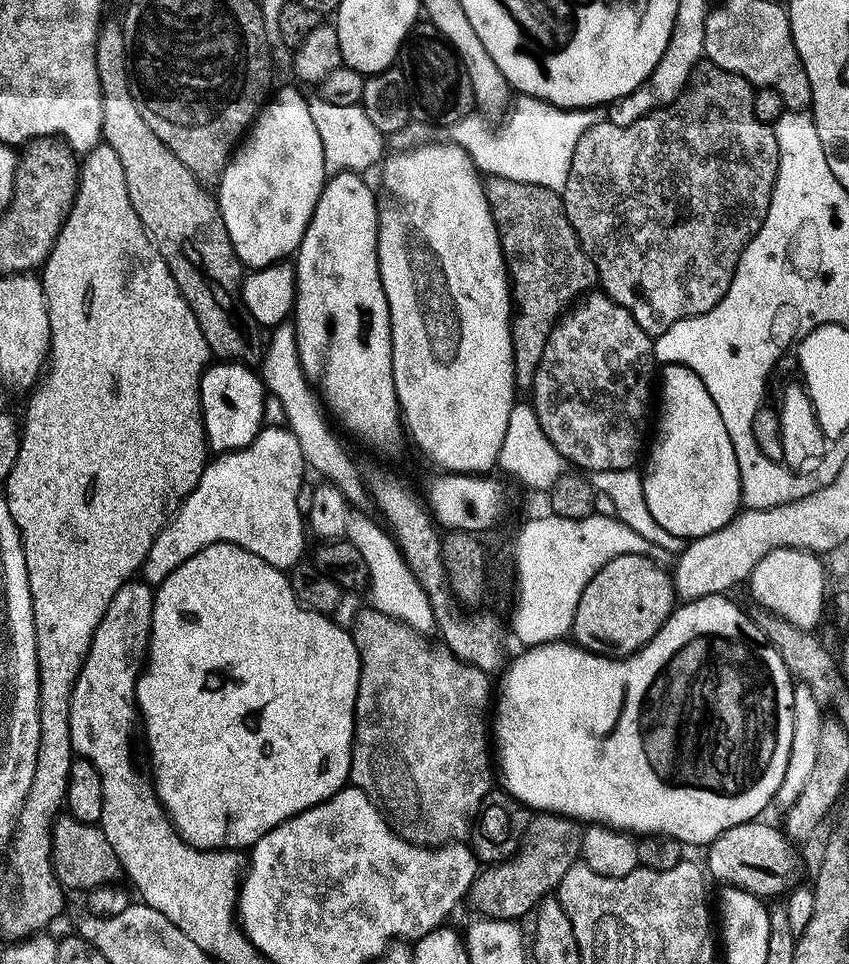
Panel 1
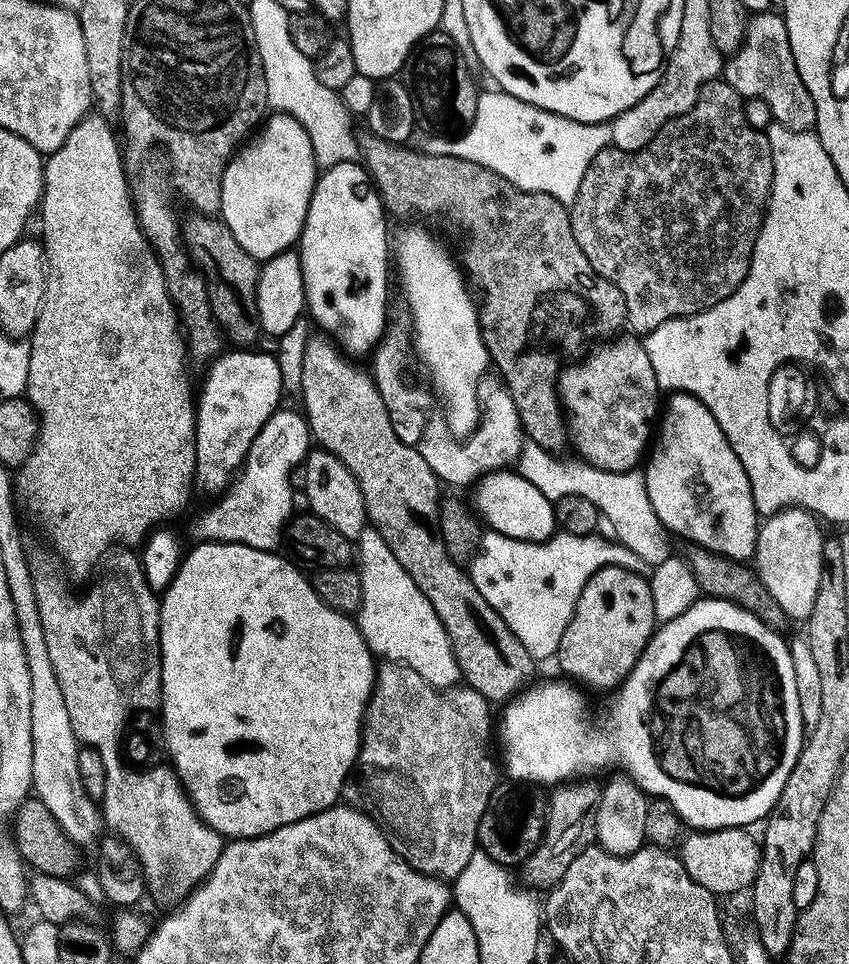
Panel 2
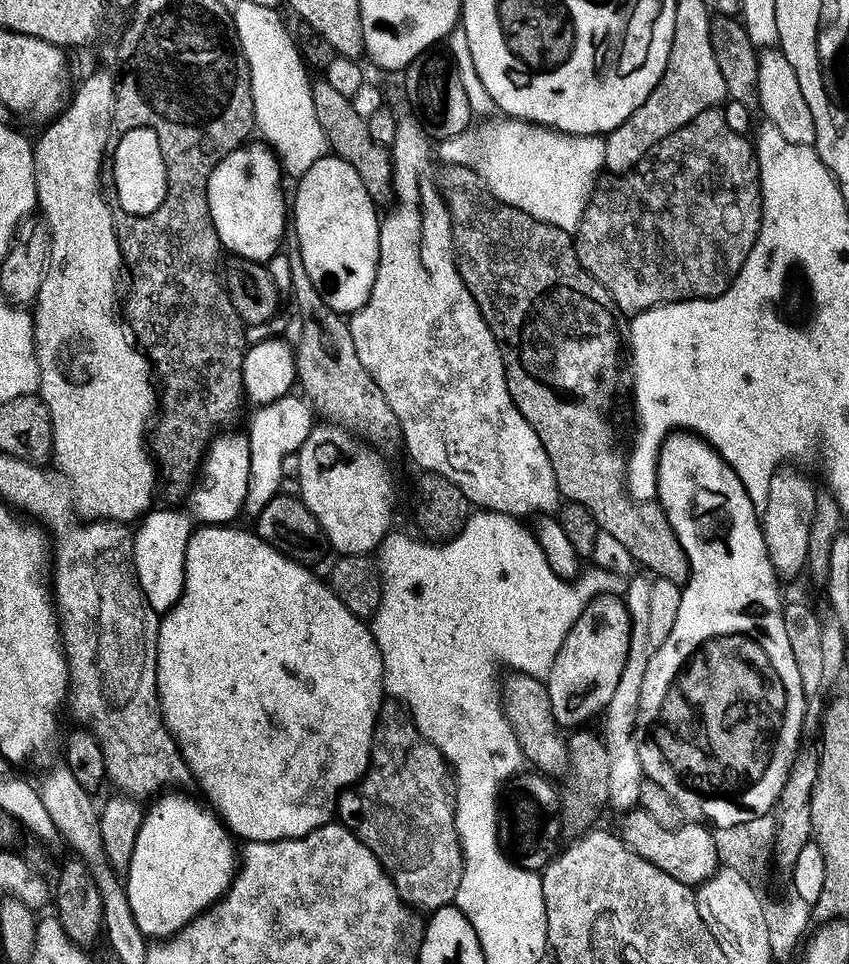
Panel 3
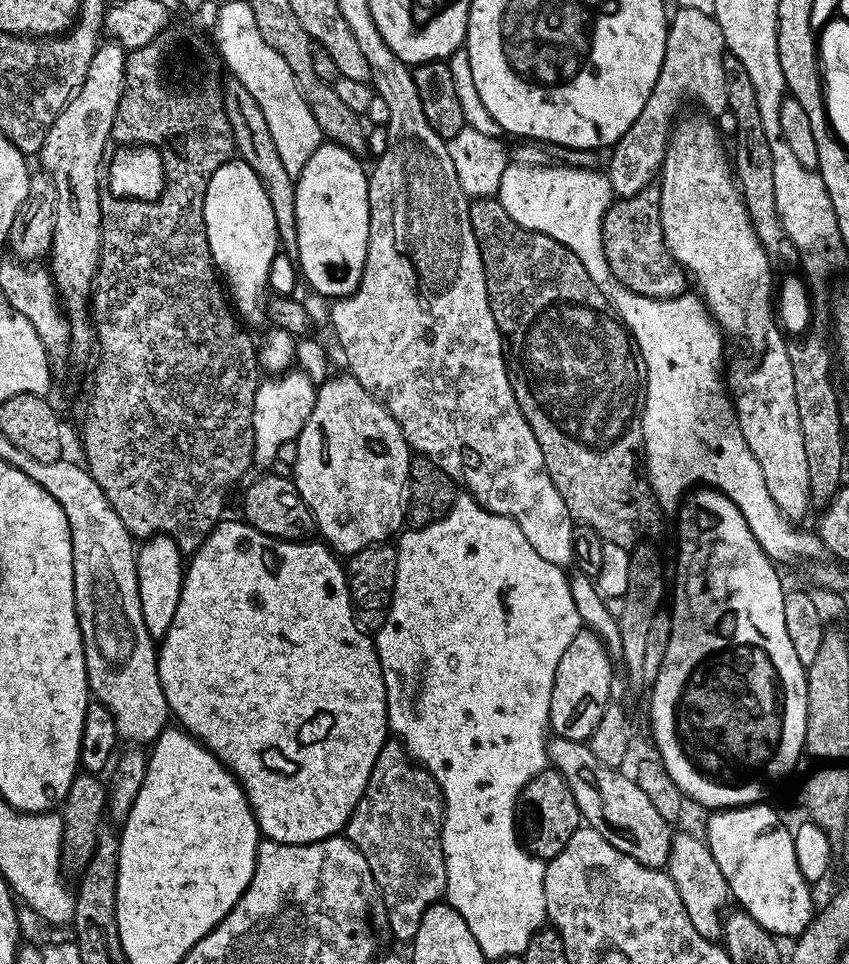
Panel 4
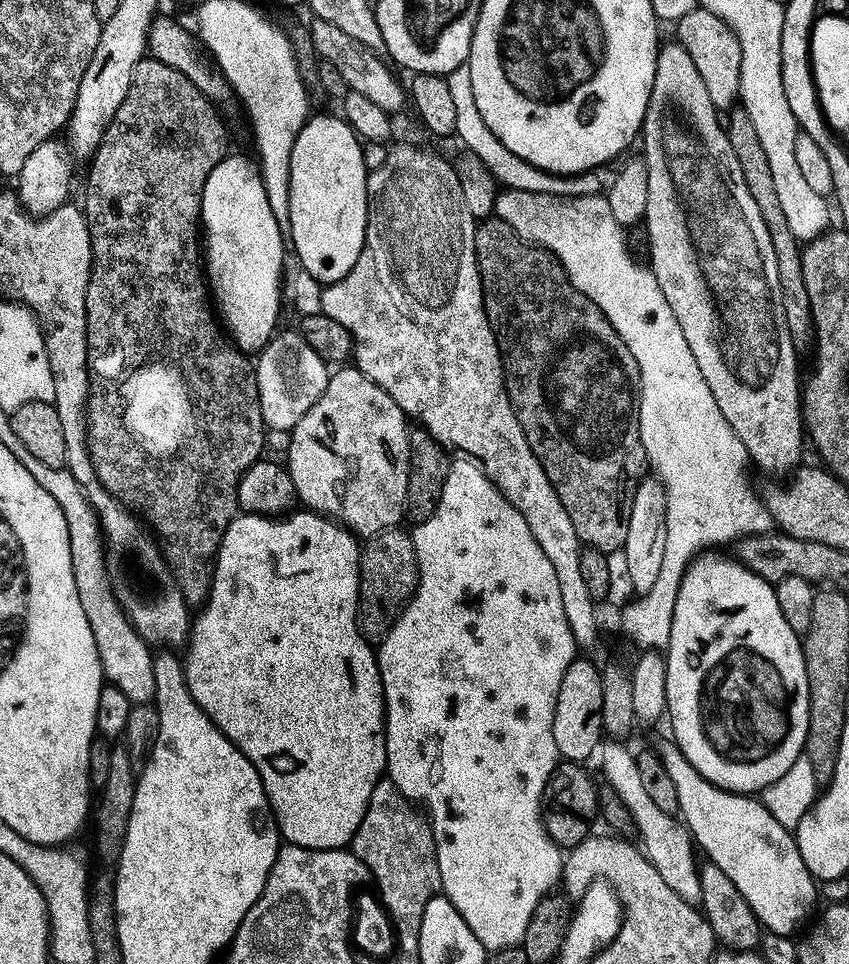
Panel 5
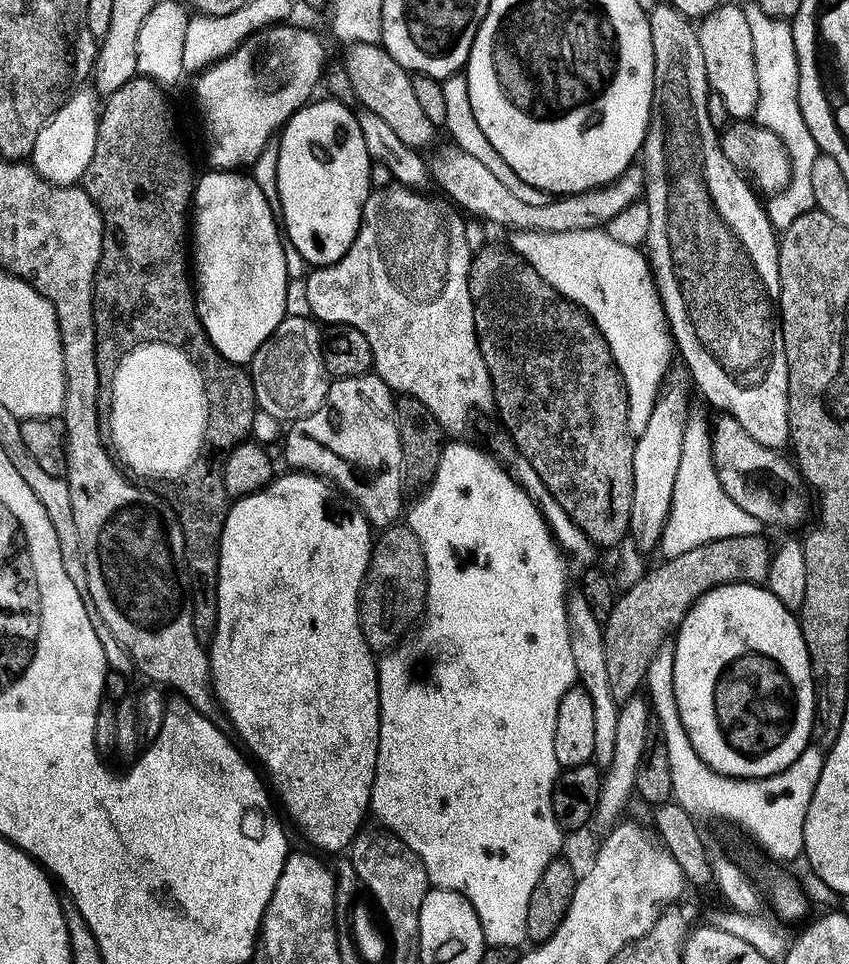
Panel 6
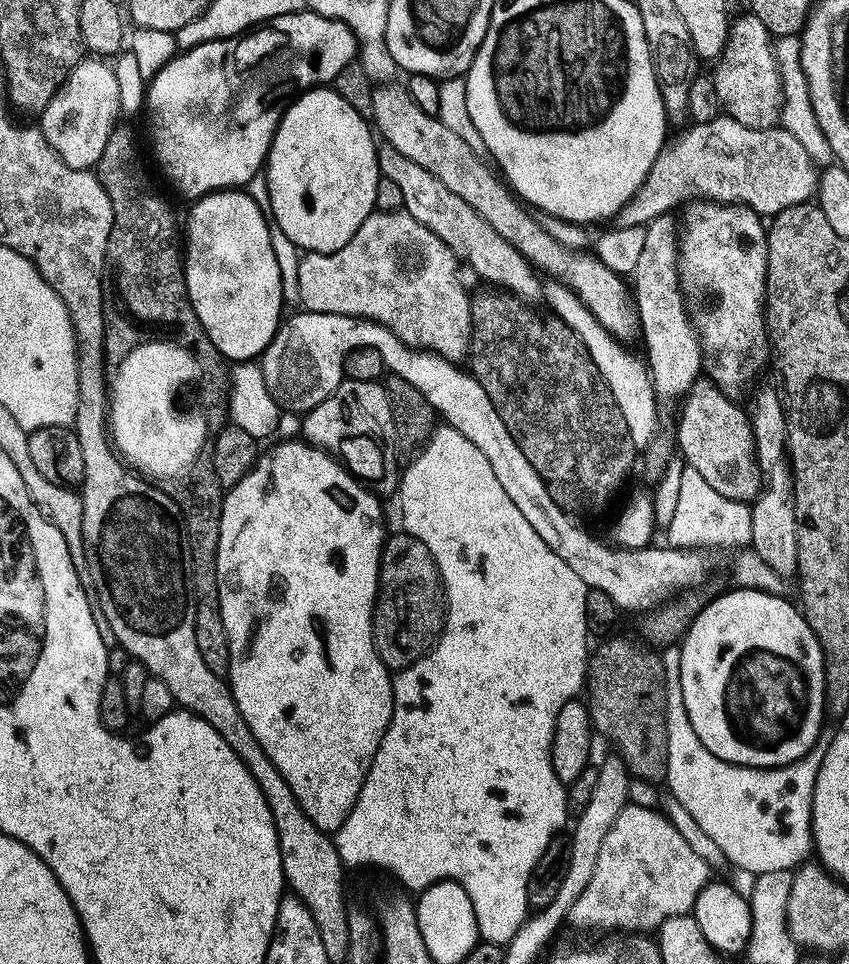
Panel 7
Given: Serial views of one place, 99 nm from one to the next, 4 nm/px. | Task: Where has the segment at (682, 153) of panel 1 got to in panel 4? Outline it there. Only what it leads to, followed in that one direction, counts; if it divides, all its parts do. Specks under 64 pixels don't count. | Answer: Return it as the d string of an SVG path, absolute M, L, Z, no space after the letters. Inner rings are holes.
M659 187L643 188L638 194L617 199L608 207L607 214L602 222L602 242L608 268L612 276L634 294L642 294L651 300L675 300L677 296L685 295L690 280L676 259L668 252L664 241L664 231L660 221L660 190Z

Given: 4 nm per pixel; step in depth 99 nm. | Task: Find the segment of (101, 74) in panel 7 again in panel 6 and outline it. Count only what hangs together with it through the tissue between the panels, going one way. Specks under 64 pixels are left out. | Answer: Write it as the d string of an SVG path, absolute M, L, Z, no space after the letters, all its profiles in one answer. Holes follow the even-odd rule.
M84 90L73 91L72 95L68 97L68 101L52 115L50 122L46 122L46 126L42 126L38 138L34 138L34 150L30 157L30 163L43 180L49 180L52 184L79 185L83 181L86 166L90 166L90 158L94 158L94 148L98 142L101 109L98 107L98 100L96 104L98 96L95 91L80 91Z

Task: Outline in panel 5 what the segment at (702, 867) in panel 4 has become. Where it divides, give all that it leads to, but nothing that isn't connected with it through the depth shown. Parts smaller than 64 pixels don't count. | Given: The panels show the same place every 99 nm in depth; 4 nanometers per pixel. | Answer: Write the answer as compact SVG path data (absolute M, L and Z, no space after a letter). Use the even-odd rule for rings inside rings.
M608 742L599 749L598 757L600 756L600 764L604 767L604 776L608 779L609 786L616 791L613 792L615 799L624 805L632 817L635 835L640 835L639 847L654 866L654 870L662 874L662 882L666 882L666 886L670 886L670 890L674 890L674 894L678 894L678 898L682 898L686 903L699 905L700 869L698 861L696 862L698 852L694 847L692 834L673 813L661 810L654 803L654 798L650 798L645 773L640 773L635 758L628 753L628 746L624 742Z

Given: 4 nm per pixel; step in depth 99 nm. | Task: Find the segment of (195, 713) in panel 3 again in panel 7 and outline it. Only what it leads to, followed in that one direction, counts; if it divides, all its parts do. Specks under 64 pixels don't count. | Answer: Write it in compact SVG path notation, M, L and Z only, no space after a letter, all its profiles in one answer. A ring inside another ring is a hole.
M284 438L279 442L281 444L274 445L265 456L263 453L257 459L256 464L246 474L246 478L242 478L242 482L238 482L234 487L227 489L224 494L224 540L220 540L220 592L224 592L224 596L220 600L220 609L222 610L222 626L226 626L226 638L230 646L230 662L228 663L226 683L232 689L232 697L242 714L242 718L246 718L246 726L250 726L250 734L254 734L254 738L258 738L258 746L262 746L262 750L266 750L270 762L274 762L278 773L289 784L289 788L293 791L294 798L297 799L302 811L320 829L335 830L343 824L352 807L356 805L362 782L366 778L374 754L392 721L392 676L389 668L384 665L382 658L377 654L376 643L372 637L372 612L376 608L376 588L380 584L380 555L386 539L384 512L380 509L381 497L377 496L371 488L361 484L335 456L322 451L321 448L313 448L311 444L300 438Z

